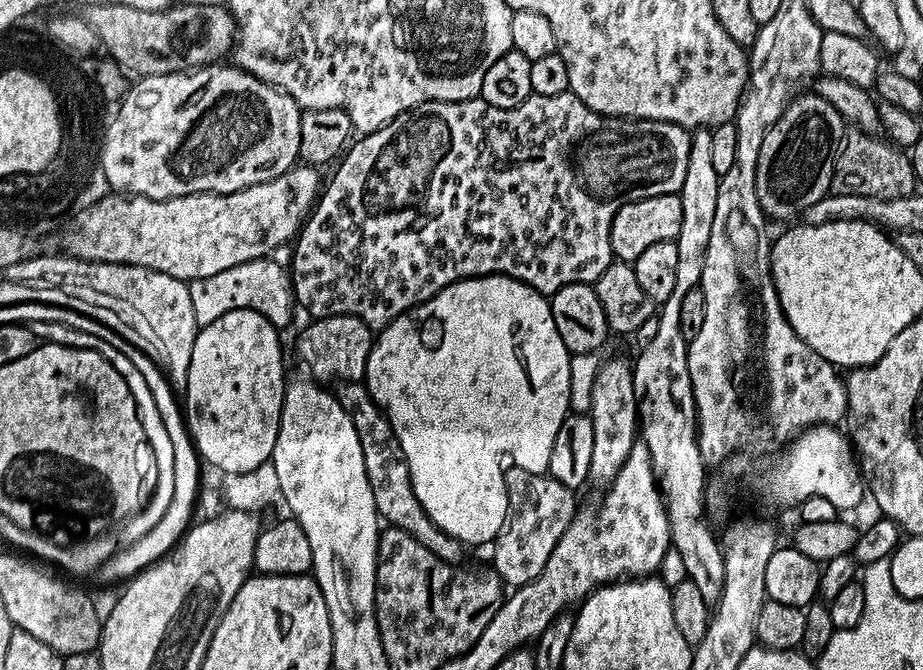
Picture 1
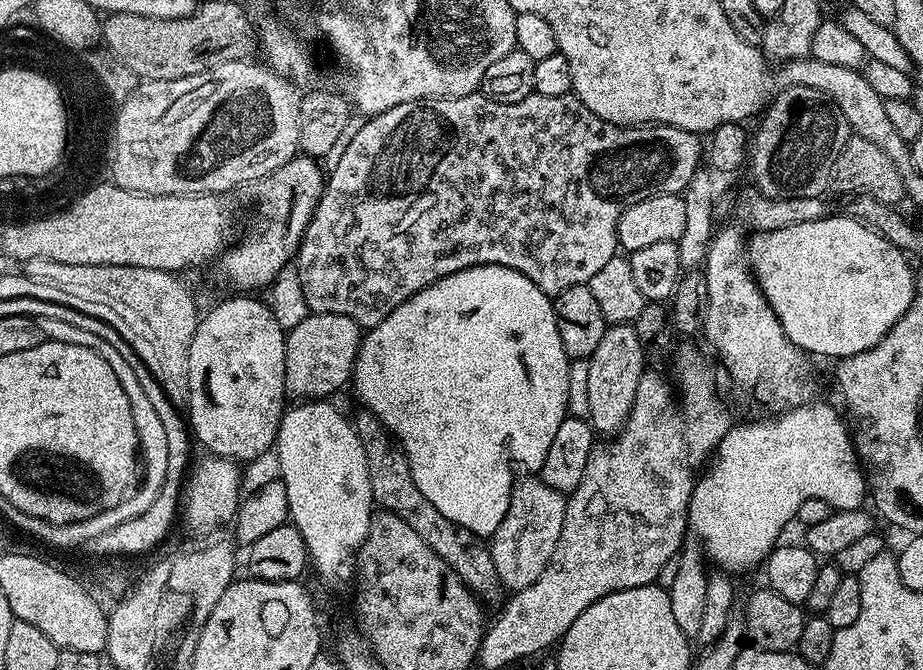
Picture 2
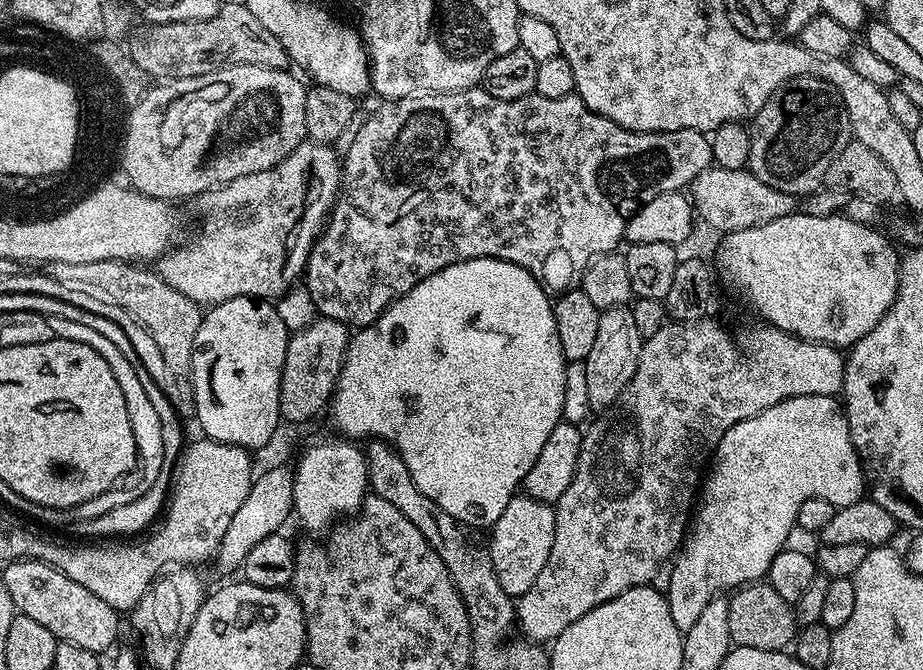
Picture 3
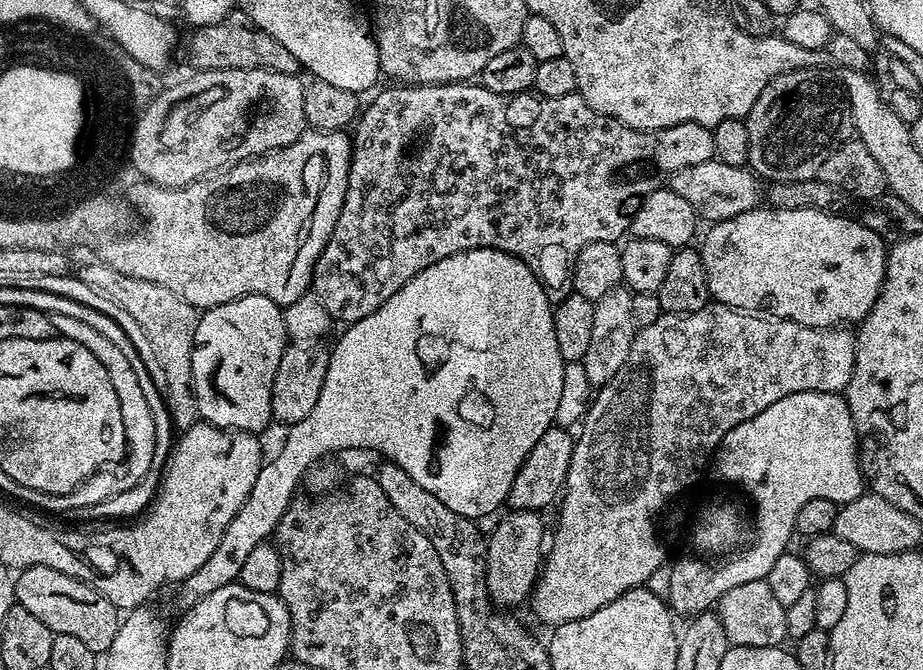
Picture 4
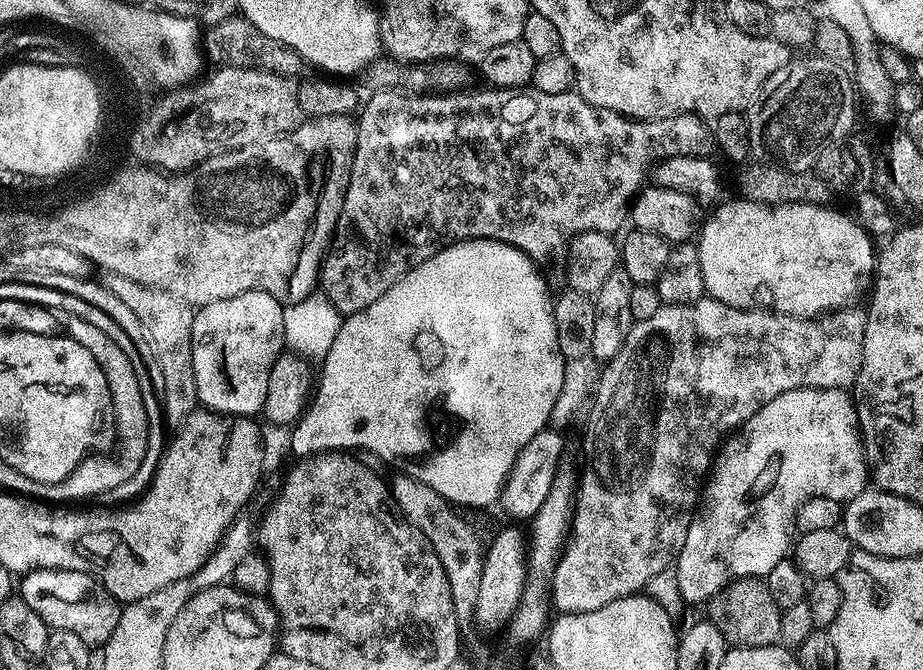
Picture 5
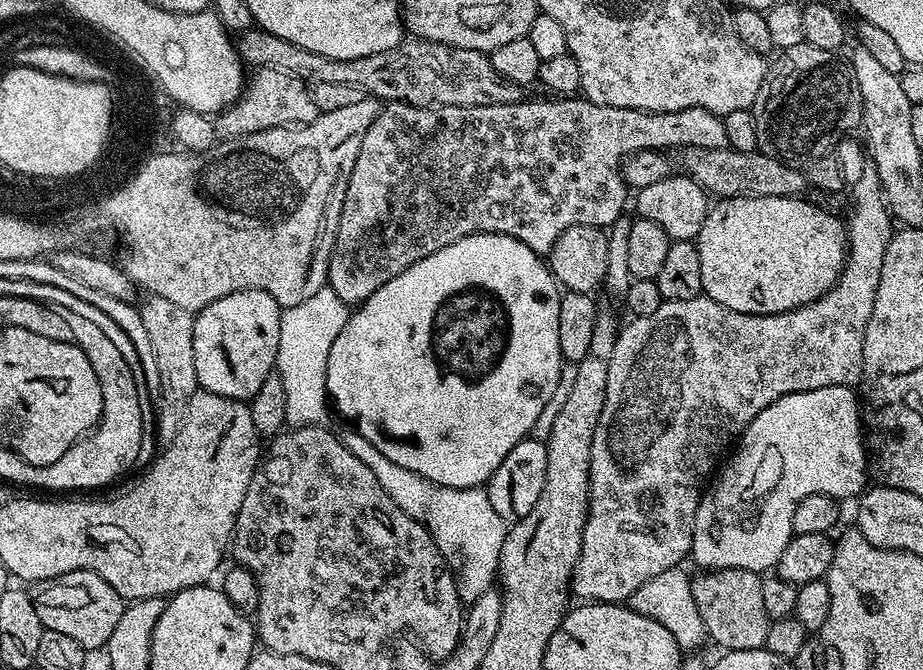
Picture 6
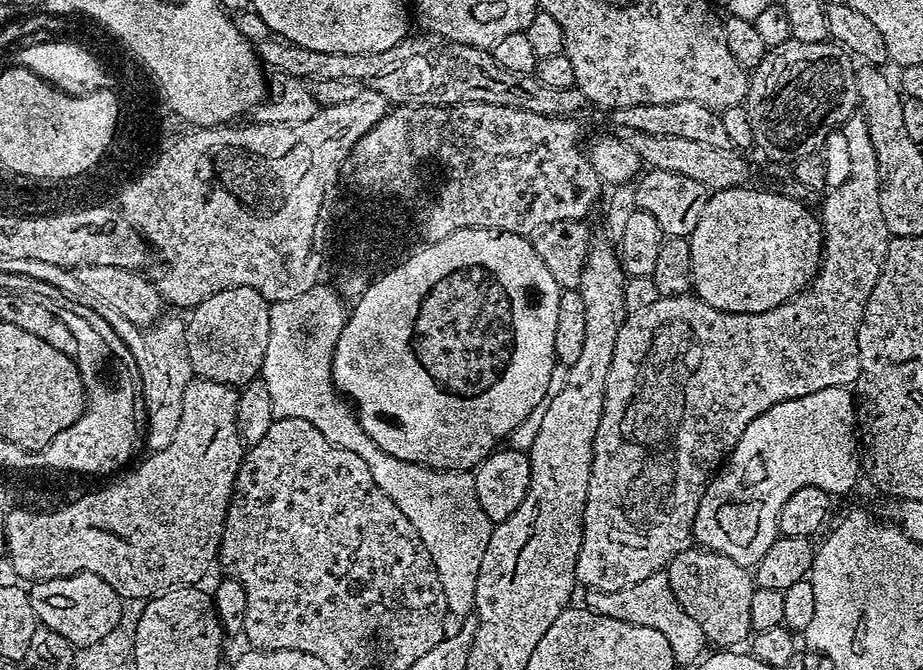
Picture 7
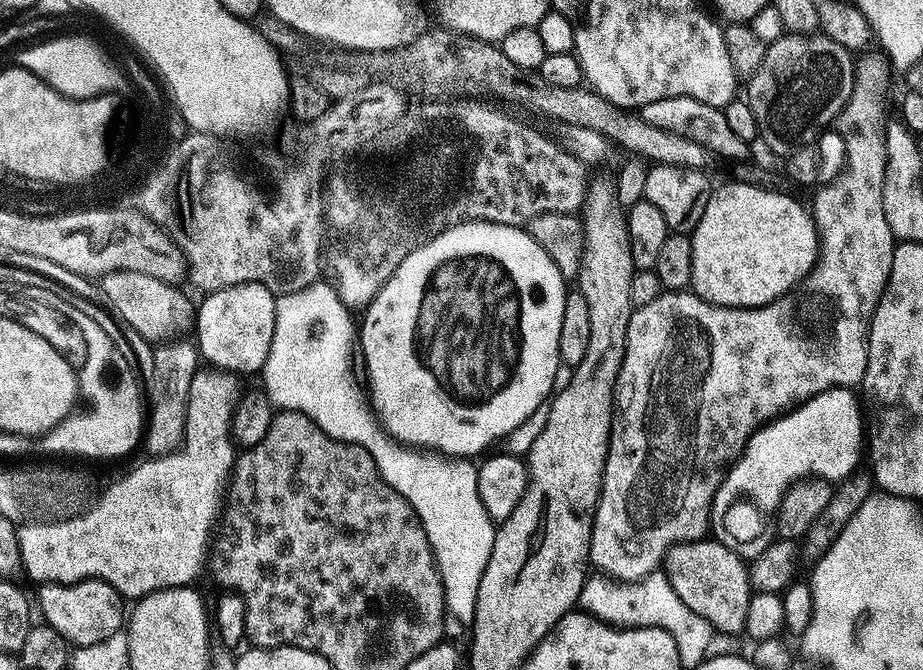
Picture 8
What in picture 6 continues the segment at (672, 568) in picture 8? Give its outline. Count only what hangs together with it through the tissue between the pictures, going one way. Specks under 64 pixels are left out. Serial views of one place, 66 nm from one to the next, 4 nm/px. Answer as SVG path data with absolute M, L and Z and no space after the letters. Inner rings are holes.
M718 568L715 570L704 570L691 577L691 587L694 606L701 615L704 623L704 631L707 639L720 647L720 650L737 652L738 650L754 650L764 647L766 642L766 630L769 626L766 606L762 602L762 576L759 572L750 570L738 570L737 568Z

